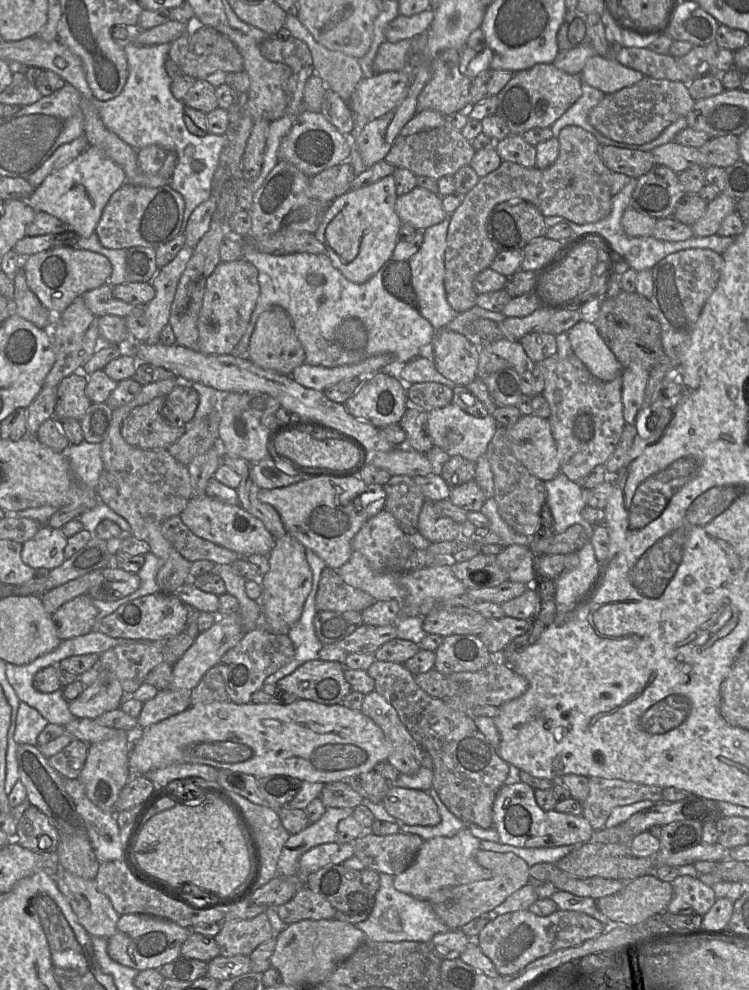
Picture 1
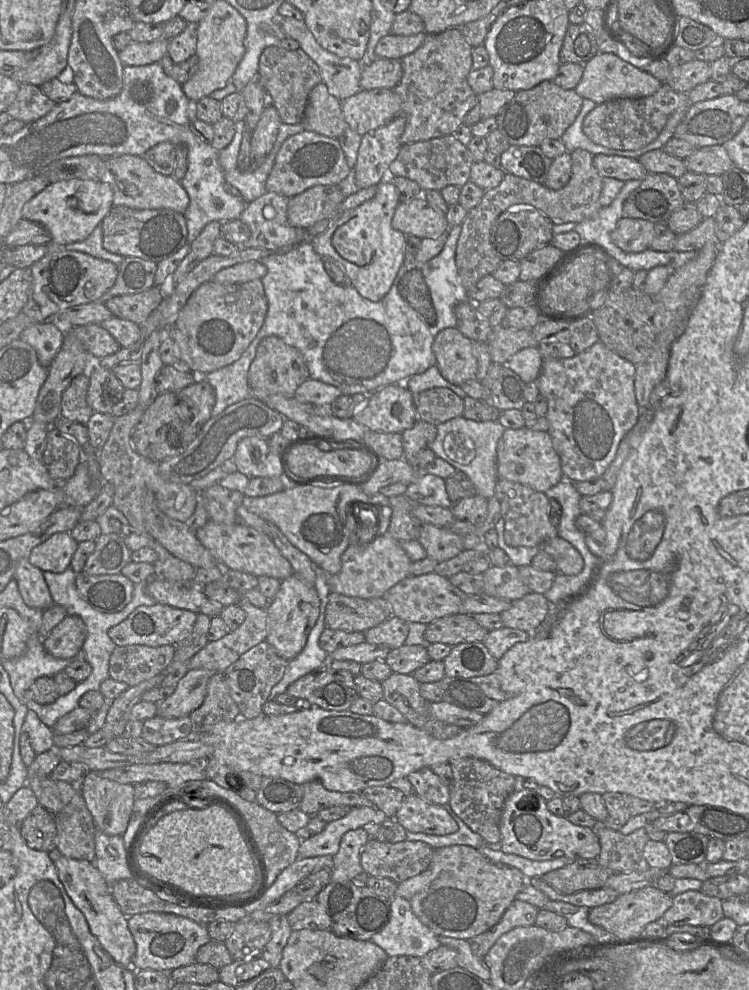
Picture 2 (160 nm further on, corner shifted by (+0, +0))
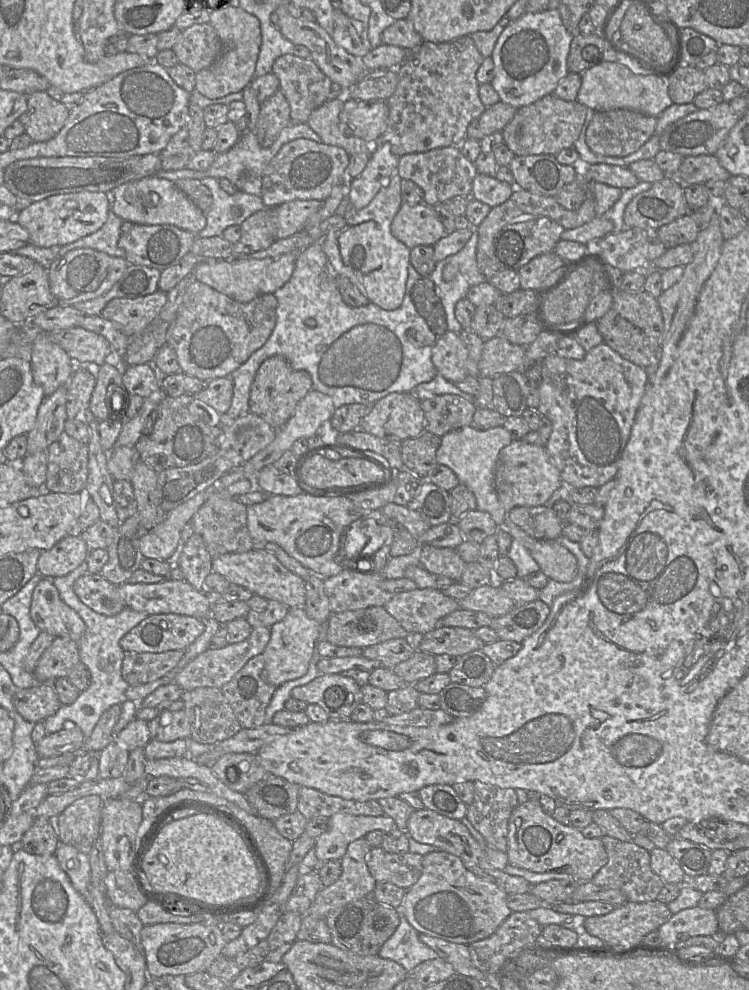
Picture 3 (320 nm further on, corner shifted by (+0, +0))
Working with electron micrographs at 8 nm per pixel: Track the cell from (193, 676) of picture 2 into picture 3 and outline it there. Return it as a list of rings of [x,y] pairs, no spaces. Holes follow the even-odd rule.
[[[184,709],[163,710],[147,724],[150,740],[173,742],[178,739],[189,740],[191,737],[190,723]]]

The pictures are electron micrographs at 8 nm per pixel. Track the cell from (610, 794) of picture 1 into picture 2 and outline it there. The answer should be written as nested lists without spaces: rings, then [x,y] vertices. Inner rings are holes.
[[[606,792],[601,796],[608,816],[604,822],[598,822],[598,824],[615,831],[620,831],[632,817],[650,813],[657,806],[647,800],[624,793]]]

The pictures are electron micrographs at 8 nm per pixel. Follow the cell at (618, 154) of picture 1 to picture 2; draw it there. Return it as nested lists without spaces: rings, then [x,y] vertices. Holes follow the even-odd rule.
[[[597,154],[594,166],[603,178],[615,178],[623,182],[643,180],[648,171],[636,158]]]

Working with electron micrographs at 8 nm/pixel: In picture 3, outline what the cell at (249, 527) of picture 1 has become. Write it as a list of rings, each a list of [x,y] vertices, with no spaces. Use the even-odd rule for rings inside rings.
[[[255,546],[242,553],[227,553],[212,558],[212,570],[225,577],[230,583],[242,586],[254,595],[267,600],[277,600],[288,608],[303,607],[306,602],[304,580],[288,570],[272,553],[263,546]]]

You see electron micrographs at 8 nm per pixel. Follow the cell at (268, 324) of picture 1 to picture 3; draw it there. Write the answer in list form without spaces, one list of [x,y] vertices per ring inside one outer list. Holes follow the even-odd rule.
[[[280,355],[267,358],[259,366],[251,385],[249,409],[276,430],[291,418],[299,401],[313,389],[311,375],[305,370],[295,370]]]

